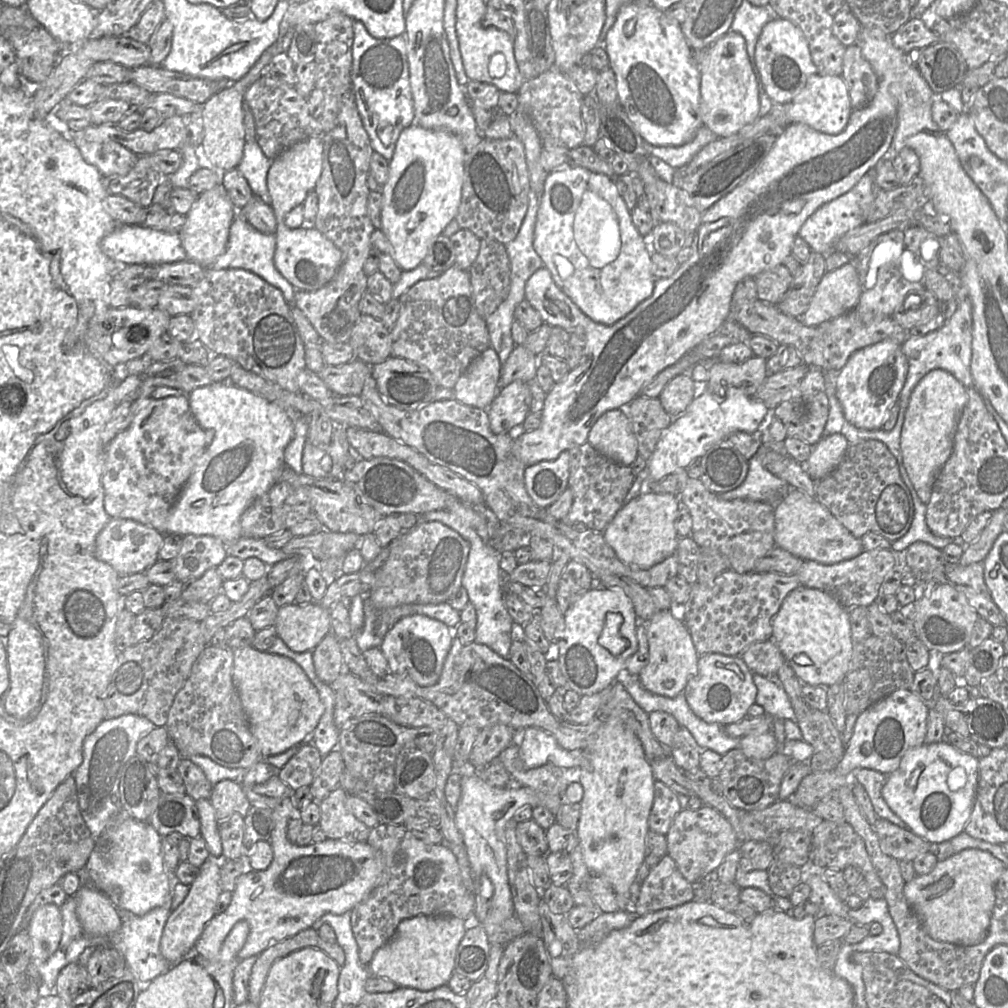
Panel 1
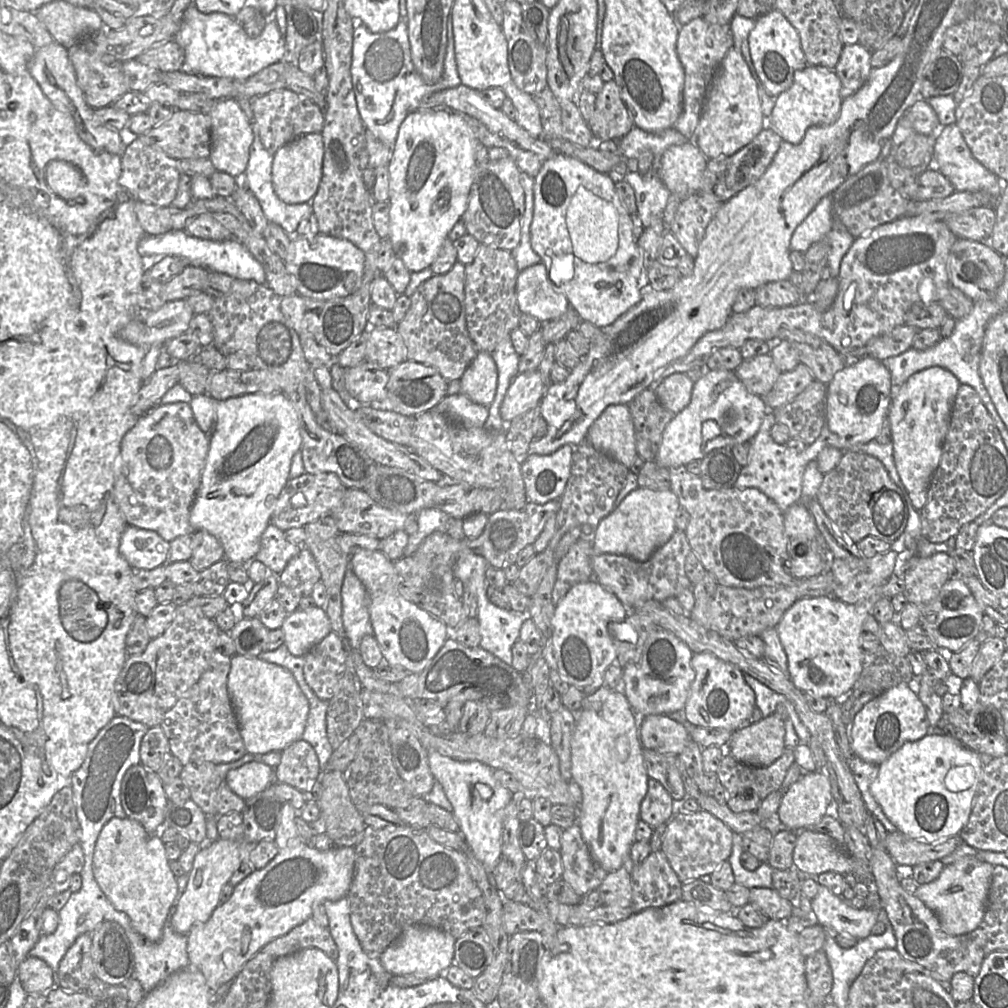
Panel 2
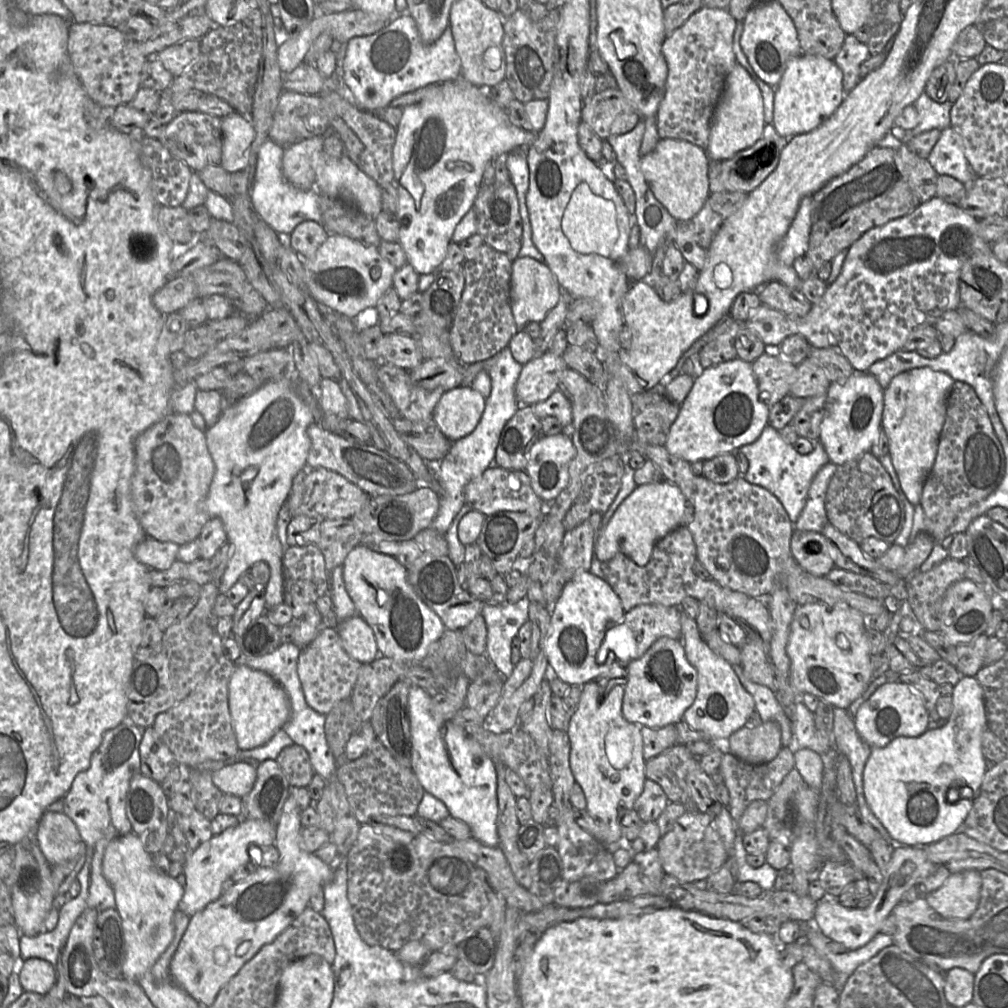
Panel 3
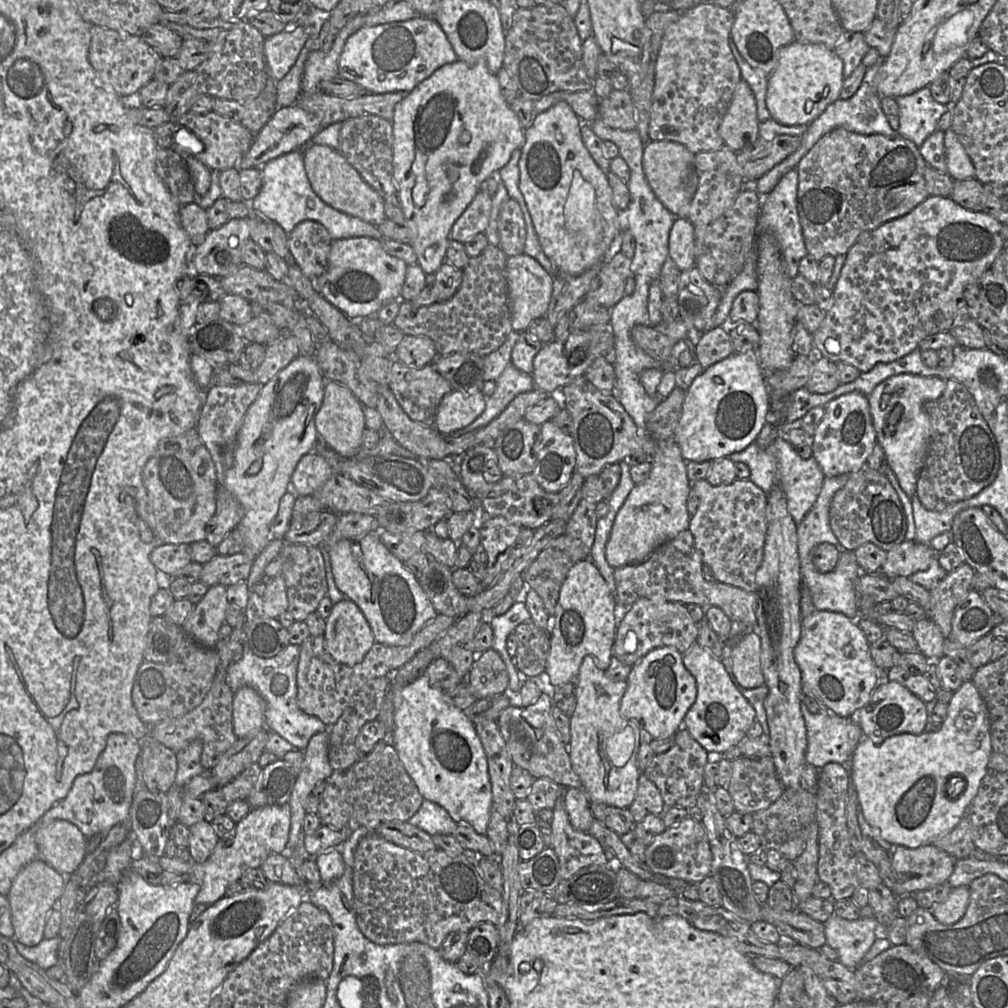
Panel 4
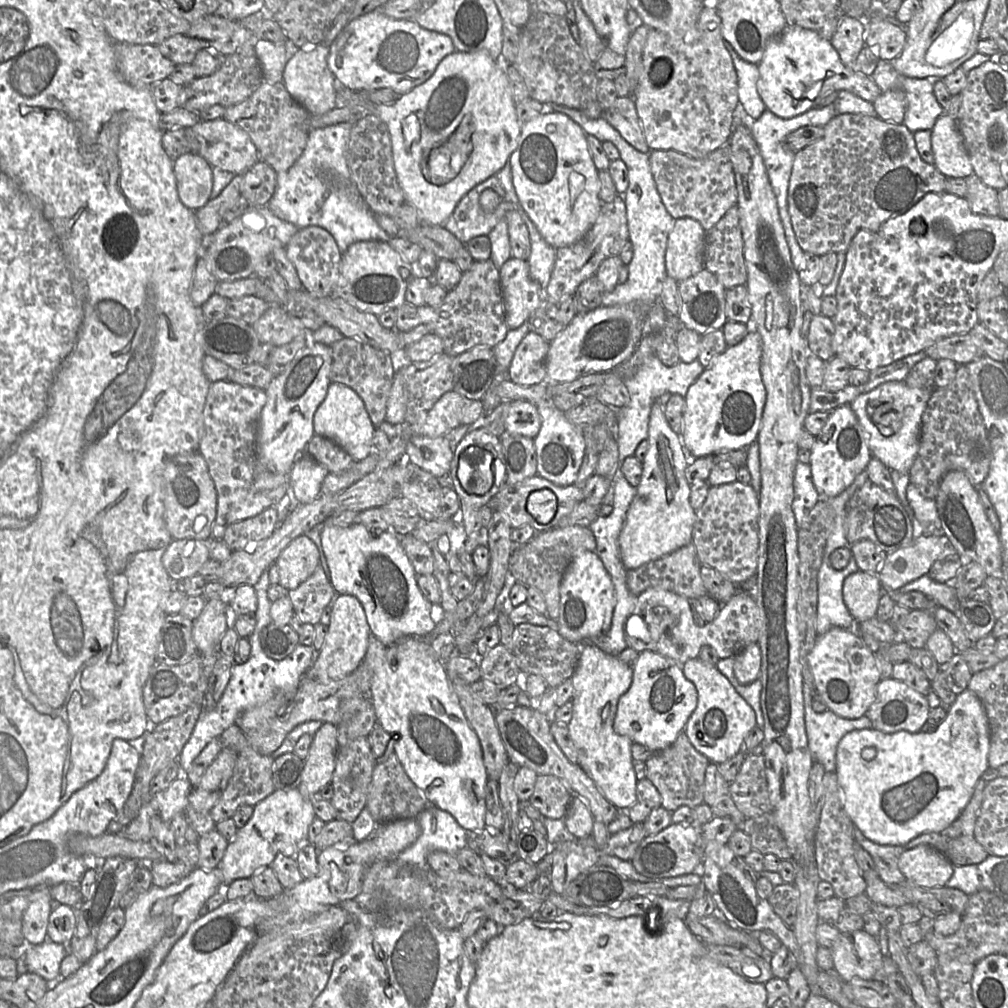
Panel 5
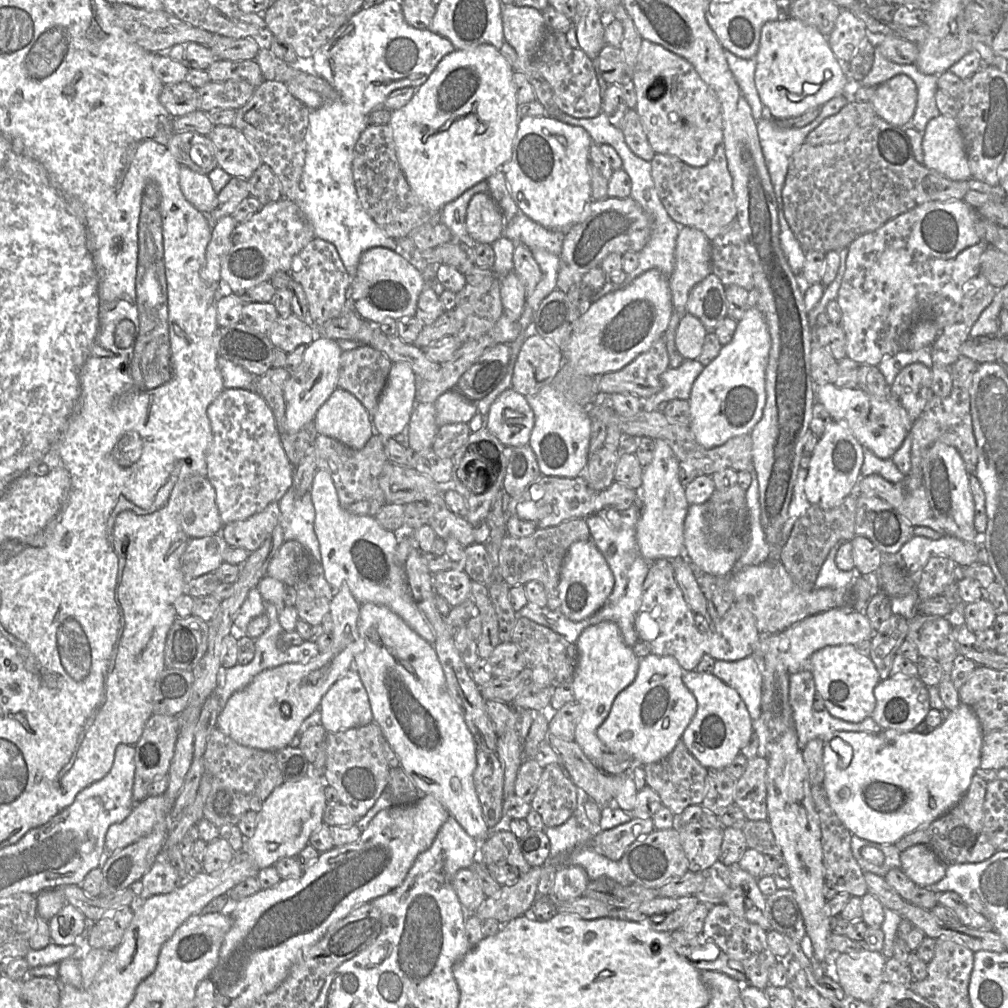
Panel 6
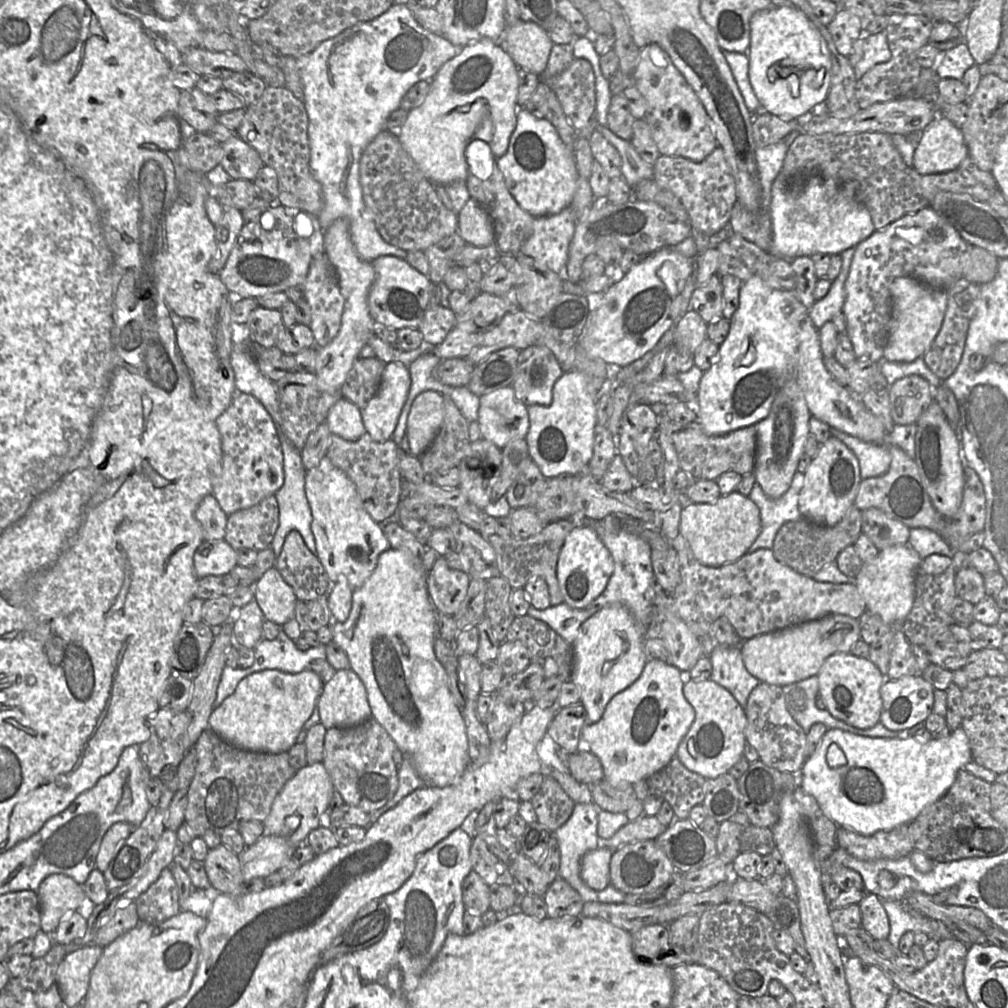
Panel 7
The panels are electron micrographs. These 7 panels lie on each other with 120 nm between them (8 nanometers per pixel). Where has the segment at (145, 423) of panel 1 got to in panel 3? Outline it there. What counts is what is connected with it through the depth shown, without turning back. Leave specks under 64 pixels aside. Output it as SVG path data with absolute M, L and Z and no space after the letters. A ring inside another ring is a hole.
M173 412L142 432L134 451L131 498L146 536L179 546L197 539L210 519L204 502L215 473L205 432L194 425L189 414Z

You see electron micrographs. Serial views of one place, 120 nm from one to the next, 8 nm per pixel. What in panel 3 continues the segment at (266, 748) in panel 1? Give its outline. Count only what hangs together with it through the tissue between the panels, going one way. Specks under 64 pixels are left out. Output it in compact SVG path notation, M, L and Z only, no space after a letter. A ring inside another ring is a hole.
M235 663L228 686L228 705L232 726L240 750L267 743L289 720L290 703L285 690L265 672Z

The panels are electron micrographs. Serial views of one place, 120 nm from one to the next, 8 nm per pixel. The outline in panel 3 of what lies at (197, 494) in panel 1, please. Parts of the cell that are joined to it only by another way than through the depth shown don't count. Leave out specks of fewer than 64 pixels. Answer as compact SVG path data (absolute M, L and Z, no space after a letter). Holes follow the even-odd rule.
M277 379L271 380L269 382L264 383L261 387L259 387L255 392L237 400L236 402L232 402L231 405L226 407L218 421L210 428L207 429L205 420L203 416L196 410L190 413L190 417L194 423L194 425L205 432L206 442L208 446L208 450L212 456L214 465L215 465L215 473L212 479L212 483L209 488L209 492L204 502L204 509L208 513L210 517L218 517L221 519L226 534L227 534L227 542L229 542L232 546L232 554L229 559L228 565L224 571L224 574L221 580L218 583L219 593L225 594L239 579L239 577L245 572L249 571L251 566L258 561L263 561L268 564L270 569L270 577L266 585L264 585L264 593L265 593L265 610L272 609L279 604L282 604L284 601L283 598L283 567L282 567L282 558L283 558L283 548L277 536L276 522L279 510L281 506L287 500L290 491L292 489L292 481L294 476L306 467L307 457L311 446L310 438L307 434L307 428L310 424L315 422L315 417L311 409L297 396L295 391L292 389L289 380L285 379Z

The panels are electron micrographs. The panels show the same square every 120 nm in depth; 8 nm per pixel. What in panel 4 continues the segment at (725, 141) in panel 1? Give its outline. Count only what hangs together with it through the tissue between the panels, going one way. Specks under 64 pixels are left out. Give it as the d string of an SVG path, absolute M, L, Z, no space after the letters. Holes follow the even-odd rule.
M794 40L780 50L776 67L768 75L766 105L771 118L787 125L809 125L829 104L839 99L843 86L843 61L833 49Z

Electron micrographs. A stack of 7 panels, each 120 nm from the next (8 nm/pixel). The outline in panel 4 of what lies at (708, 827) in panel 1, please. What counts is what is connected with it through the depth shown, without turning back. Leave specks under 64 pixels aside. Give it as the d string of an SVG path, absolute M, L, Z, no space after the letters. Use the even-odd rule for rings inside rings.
M688 816L679 824L665 829L646 846L644 863L657 874L681 879L689 884L698 884L710 875L712 860L704 825Z

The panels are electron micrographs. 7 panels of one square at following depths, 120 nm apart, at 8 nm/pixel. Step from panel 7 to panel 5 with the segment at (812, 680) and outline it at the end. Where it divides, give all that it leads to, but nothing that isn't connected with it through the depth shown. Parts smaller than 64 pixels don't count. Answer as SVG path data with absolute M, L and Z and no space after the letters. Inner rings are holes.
M803 684L804 719L808 747L813 762L821 763L827 772L836 770L836 751L842 737L860 729L871 729L867 715L857 719L847 719L826 709L817 713L812 708L813 689Z

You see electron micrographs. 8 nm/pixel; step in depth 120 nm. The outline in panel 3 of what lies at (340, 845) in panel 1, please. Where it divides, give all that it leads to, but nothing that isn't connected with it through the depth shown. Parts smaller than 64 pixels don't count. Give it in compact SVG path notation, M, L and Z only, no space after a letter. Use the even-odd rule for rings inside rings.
M289 795L276 826L275 846L280 854L278 864L273 868L257 868L252 875L235 883L229 892L190 918L188 928L171 961L170 973L175 983L203 1007L212 1005L220 989L265 944L272 942L309 906L309 899L315 889L333 880L333 865L324 863L315 853L304 850L300 838L300 815L295 798Z

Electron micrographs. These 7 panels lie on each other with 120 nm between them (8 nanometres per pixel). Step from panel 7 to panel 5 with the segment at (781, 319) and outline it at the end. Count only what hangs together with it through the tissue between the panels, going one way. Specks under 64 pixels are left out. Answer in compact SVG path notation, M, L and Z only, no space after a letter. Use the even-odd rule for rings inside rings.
M751 328L739 344L727 347L689 387L680 437L690 458L747 449L757 440L766 403L766 389L760 371L761 356L761 336ZM890 381L859 395L849 404L860 425L868 435L868 445L872 457L879 459L890 470L909 473L919 449L922 414L931 394L931 390L908 387L904 381Z

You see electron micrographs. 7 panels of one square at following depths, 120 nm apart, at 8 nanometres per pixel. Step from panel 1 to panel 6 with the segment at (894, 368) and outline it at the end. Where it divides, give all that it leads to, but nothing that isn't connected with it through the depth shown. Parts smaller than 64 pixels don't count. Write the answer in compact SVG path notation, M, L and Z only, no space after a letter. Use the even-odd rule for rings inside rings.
M832 421L819 438L811 456L805 481L805 494L811 505L831 509L842 503L859 481L864 460L864 447L842 423Z

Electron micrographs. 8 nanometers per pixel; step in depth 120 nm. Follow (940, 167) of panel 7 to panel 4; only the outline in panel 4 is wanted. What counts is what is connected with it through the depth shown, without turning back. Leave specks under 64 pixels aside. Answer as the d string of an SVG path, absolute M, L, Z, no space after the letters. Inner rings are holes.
M947 129L944 135L947 174L954 180L966 180L975 177L973 162L959 141L956 133Z

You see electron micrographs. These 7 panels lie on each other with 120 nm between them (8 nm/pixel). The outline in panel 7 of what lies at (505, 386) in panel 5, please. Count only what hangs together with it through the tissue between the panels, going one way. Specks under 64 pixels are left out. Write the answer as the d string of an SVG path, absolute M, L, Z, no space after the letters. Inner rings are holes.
M572 370L564 372L556 380L549 405L527 407L529 429L525 440L529 457L546 478L587 472L596 435L596 403L599 395L600 391L592 389L592 382L587 376Z

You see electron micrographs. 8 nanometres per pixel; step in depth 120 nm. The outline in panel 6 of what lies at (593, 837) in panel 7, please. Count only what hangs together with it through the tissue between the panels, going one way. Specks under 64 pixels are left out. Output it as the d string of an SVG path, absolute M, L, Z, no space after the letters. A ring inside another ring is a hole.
M575 816L560 826L544 828L550 842L550 858L559 860L559 867L581 866L587 872L589 880L607 877L624 886L632 884L623 874L618 861L588 847L596 828L580 825Z

